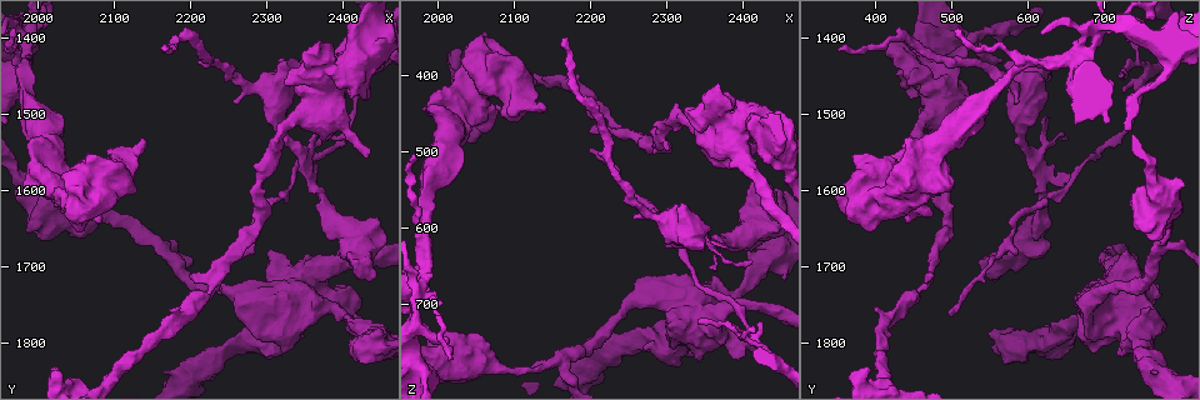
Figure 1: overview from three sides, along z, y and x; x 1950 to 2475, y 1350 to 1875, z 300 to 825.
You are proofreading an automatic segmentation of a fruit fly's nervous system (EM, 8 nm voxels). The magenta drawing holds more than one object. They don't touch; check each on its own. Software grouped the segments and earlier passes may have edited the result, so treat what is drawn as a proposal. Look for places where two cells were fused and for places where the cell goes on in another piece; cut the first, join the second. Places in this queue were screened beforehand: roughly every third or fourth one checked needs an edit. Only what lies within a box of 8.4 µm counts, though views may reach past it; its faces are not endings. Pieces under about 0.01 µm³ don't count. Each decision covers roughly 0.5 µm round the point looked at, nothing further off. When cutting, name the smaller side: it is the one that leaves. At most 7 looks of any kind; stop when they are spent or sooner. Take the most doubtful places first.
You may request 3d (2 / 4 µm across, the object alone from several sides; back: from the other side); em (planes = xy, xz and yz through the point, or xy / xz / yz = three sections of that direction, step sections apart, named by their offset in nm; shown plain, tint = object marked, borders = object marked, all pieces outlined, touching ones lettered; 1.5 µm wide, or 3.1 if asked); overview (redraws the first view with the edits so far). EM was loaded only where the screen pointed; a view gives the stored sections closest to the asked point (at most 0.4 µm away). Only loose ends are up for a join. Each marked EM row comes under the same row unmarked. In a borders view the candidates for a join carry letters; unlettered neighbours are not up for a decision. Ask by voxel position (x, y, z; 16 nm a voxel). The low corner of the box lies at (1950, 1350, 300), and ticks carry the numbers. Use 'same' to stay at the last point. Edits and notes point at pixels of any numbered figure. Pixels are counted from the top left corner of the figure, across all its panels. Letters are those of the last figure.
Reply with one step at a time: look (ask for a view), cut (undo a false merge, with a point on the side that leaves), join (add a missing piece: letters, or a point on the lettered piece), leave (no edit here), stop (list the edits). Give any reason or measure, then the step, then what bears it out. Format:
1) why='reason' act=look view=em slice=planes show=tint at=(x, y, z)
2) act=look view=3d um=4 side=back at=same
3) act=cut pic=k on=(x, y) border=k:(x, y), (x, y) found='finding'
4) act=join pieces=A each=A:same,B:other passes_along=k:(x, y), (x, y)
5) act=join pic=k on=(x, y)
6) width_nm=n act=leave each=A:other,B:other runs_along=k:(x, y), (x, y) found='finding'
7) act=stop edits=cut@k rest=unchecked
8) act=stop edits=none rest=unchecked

why='calibre changes' act=look view=em slice=xy step=8 show=tint at=(1995, 1390, 705)

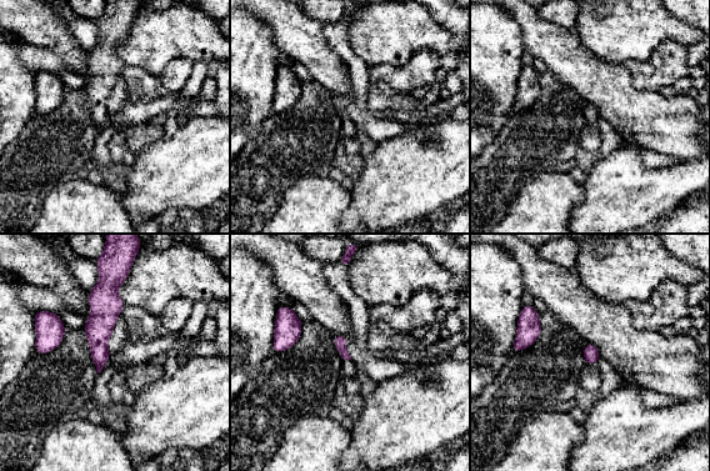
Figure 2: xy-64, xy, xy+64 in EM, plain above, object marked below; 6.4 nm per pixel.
why='another direction' act=look view=em slice=planes show=borders at=same

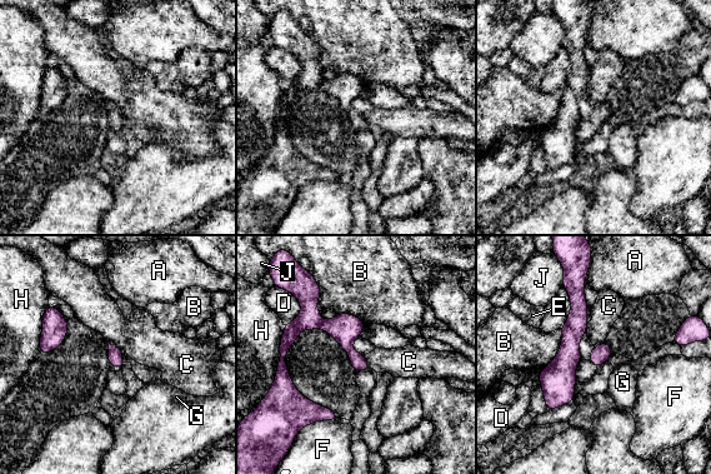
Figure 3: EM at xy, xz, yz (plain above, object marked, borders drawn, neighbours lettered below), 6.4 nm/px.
act=cut pic=3 on=(345, 328) each=A:other,B:other,C:other,D:other,E:other,F:other,G:other,H:other,J:other part_leaving=3:(577, 283), (577, 323), (550, 407) found='two cells meet here'

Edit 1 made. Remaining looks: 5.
why='see it whole again' act=look view=overview

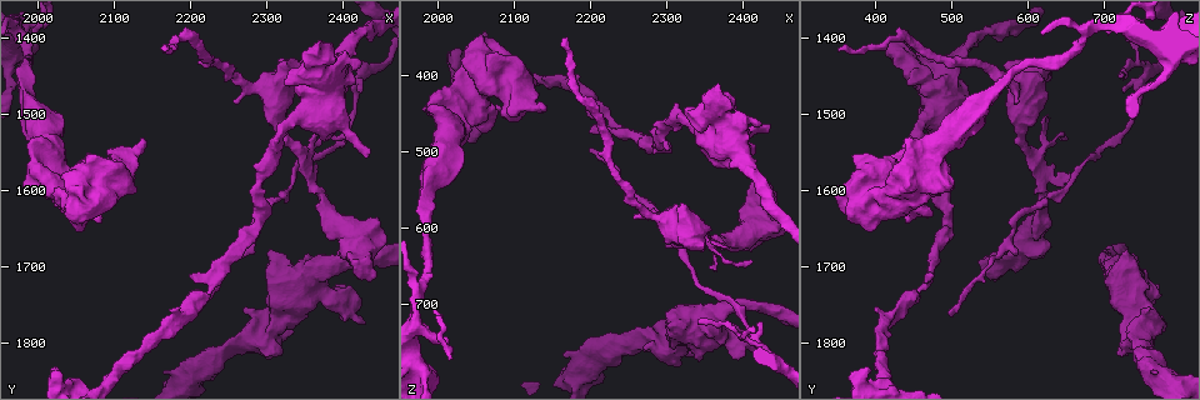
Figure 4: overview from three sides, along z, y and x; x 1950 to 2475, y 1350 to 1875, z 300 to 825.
why='branch stops here' act=look view=em slice=planes show=borders at=(2170, 1415, 350)

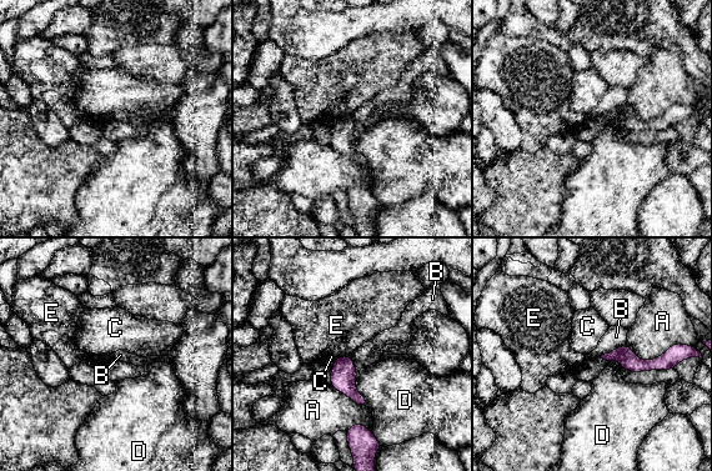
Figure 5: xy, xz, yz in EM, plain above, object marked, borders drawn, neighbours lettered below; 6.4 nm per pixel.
longest_contact=A:340nm act=leave each=A:other,B:other,C:other,D:other,E:other found='no lettered piece goes on from it'

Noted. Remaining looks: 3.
act=stop edits=cut@3 rest=unchecked

